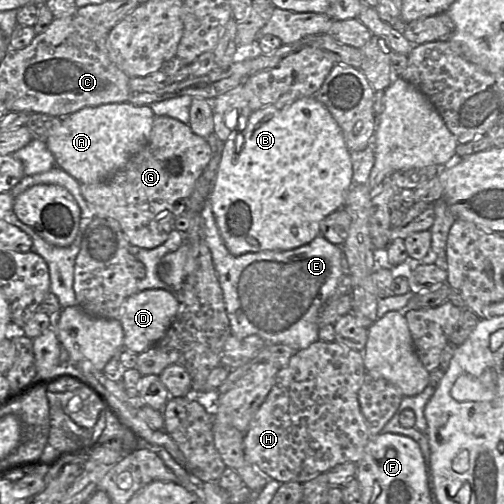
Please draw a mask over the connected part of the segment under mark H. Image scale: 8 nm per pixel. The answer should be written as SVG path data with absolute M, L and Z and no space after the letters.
M318 340L297 351L289 363L277 372L271 391L244 434L247 459L273 480L301 484L337 465L358 463L372 438L358 400L359 389L366 374L363 352L349 349L336 341Z

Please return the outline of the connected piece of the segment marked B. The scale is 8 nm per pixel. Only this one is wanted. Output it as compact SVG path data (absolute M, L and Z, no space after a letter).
M306 97L282 109L266 107L252 112L242 132L231 131L222 150L211 205L225 245L234 256L263 250L286 251L319 236L321 221L343 208L352 185L350 151L340 126L321 102Z

